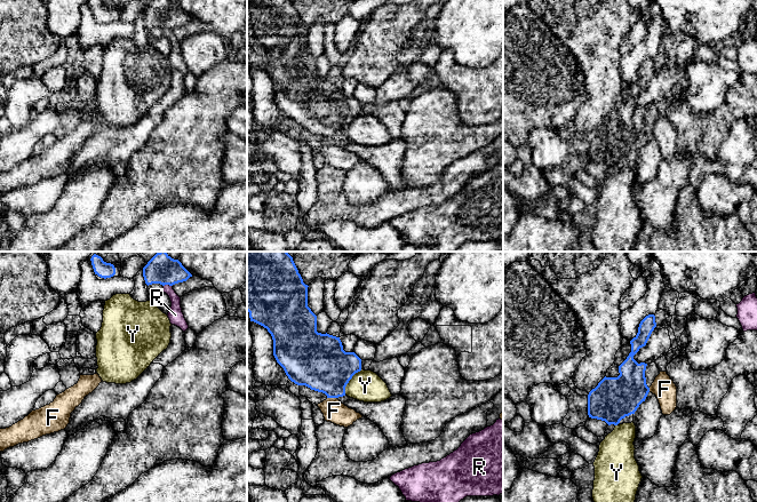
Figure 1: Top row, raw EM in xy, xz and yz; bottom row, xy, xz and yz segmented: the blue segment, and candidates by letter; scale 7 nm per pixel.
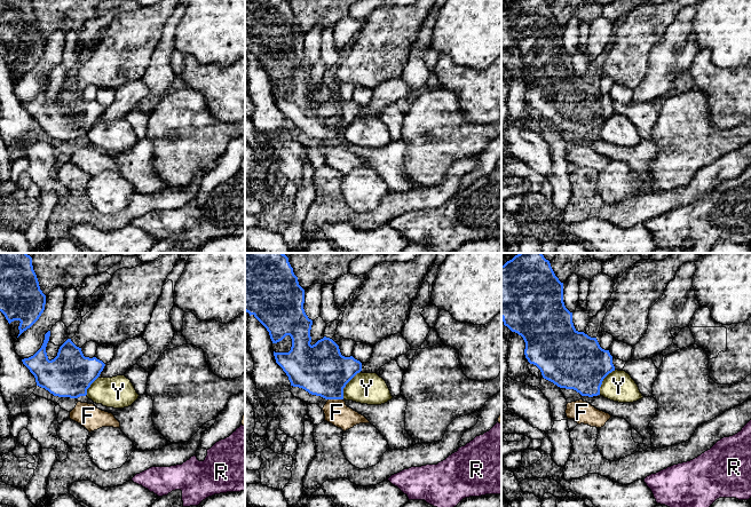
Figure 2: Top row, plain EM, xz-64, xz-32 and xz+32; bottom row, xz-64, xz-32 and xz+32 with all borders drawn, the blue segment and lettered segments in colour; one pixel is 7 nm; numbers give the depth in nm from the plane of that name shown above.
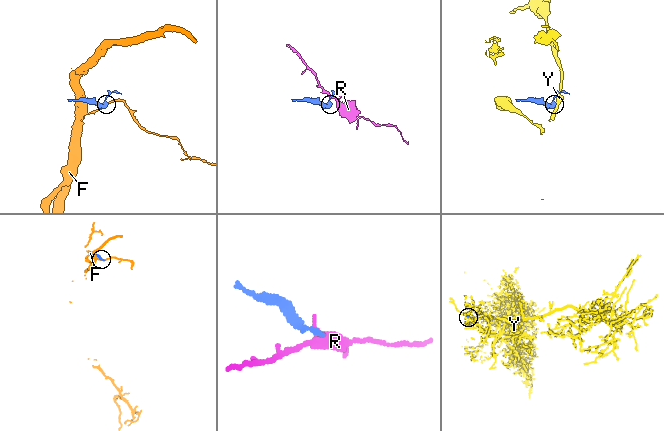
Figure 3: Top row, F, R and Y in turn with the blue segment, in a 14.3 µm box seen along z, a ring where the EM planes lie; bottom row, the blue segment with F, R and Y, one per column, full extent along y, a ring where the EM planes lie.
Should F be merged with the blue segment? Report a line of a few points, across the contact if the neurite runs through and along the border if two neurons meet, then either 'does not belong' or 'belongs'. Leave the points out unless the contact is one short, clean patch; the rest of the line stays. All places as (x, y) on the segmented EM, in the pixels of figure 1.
does not belong

